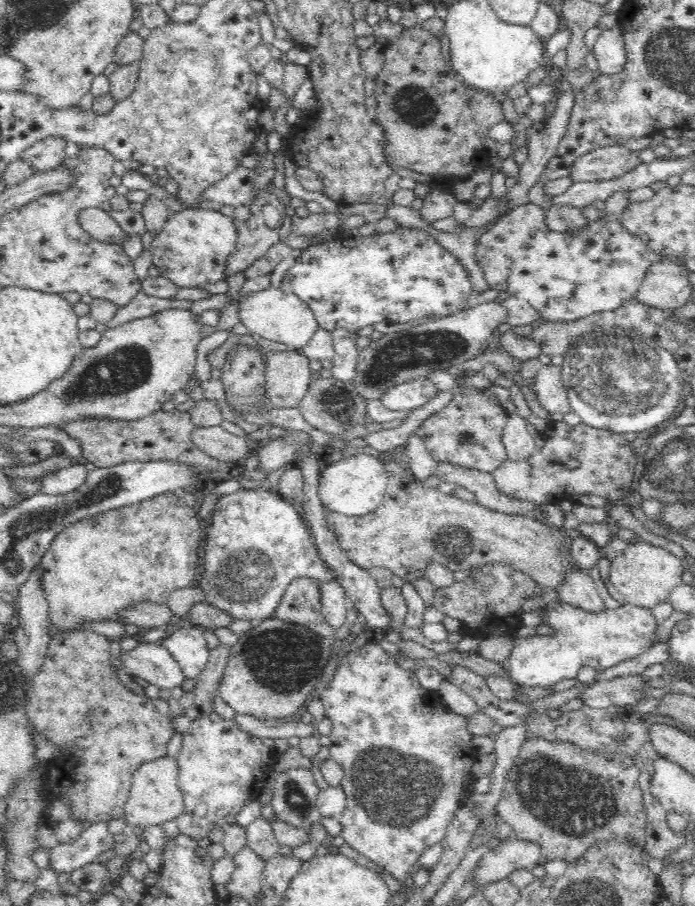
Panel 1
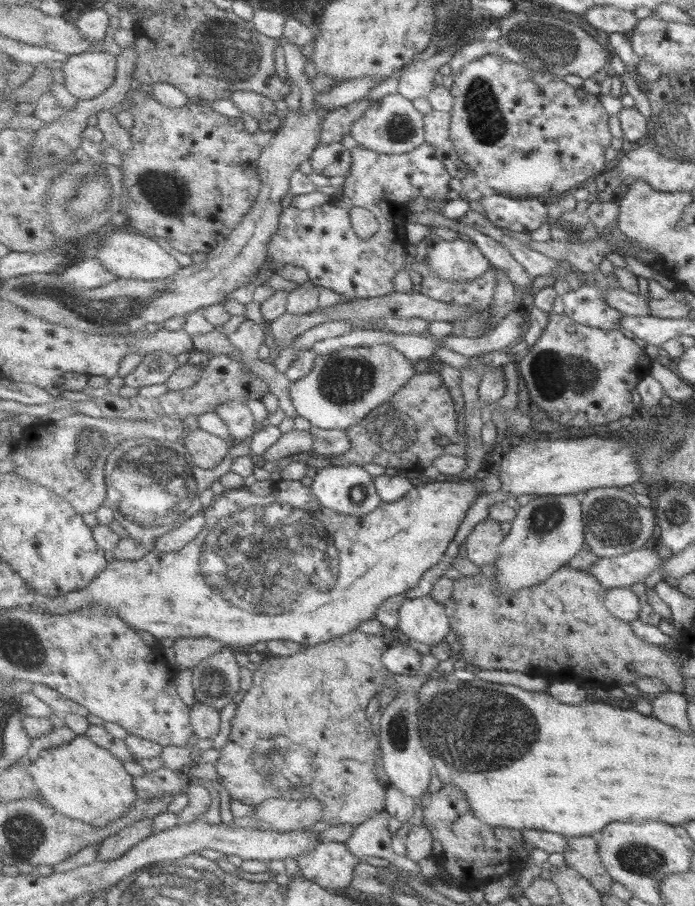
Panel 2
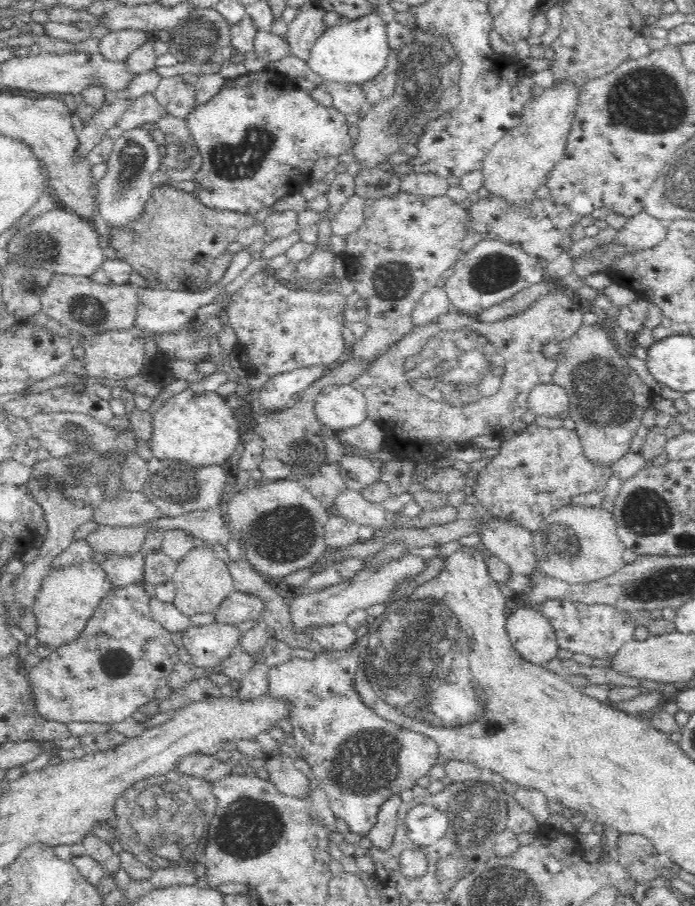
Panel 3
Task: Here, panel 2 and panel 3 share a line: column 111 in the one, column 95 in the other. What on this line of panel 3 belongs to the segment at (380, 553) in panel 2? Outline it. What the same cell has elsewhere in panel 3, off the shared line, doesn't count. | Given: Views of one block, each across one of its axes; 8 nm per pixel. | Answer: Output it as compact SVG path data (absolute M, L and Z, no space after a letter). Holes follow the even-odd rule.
M90 559L48 570L40 582L31 608L37 625L34 636L37 637L38 644L45 644L54 650L61 644L76 640L93 616L94 610L112 590L110 581L106 580L98 563Z

